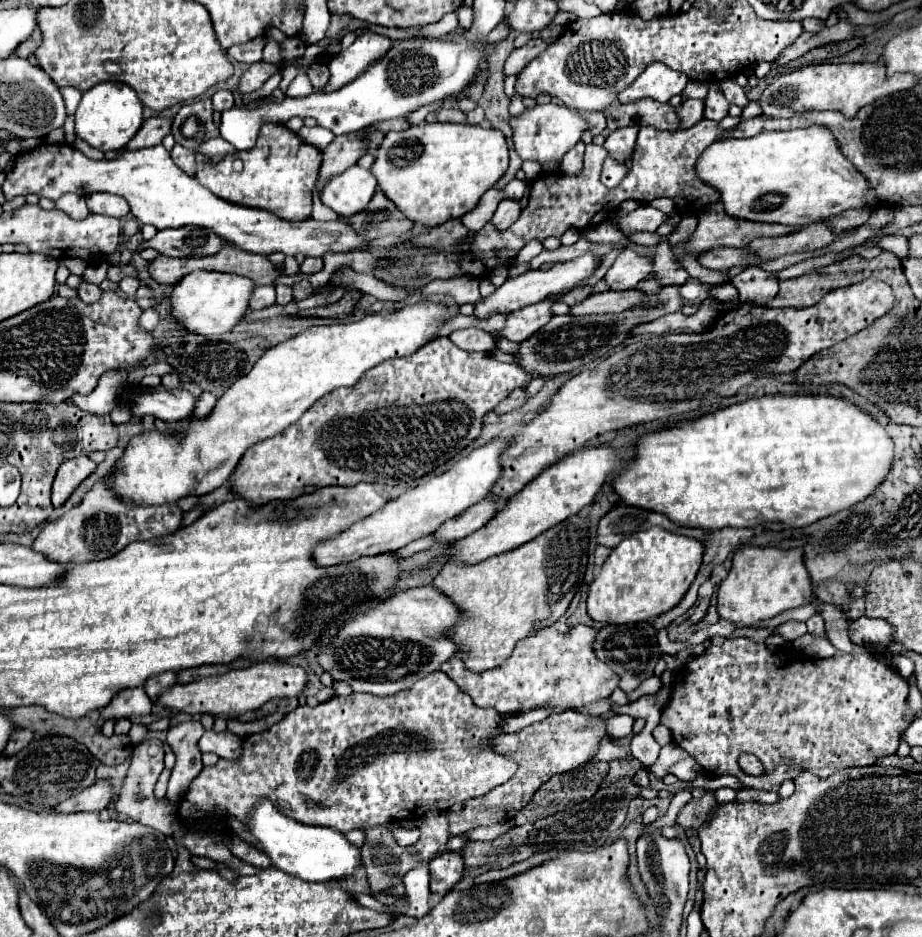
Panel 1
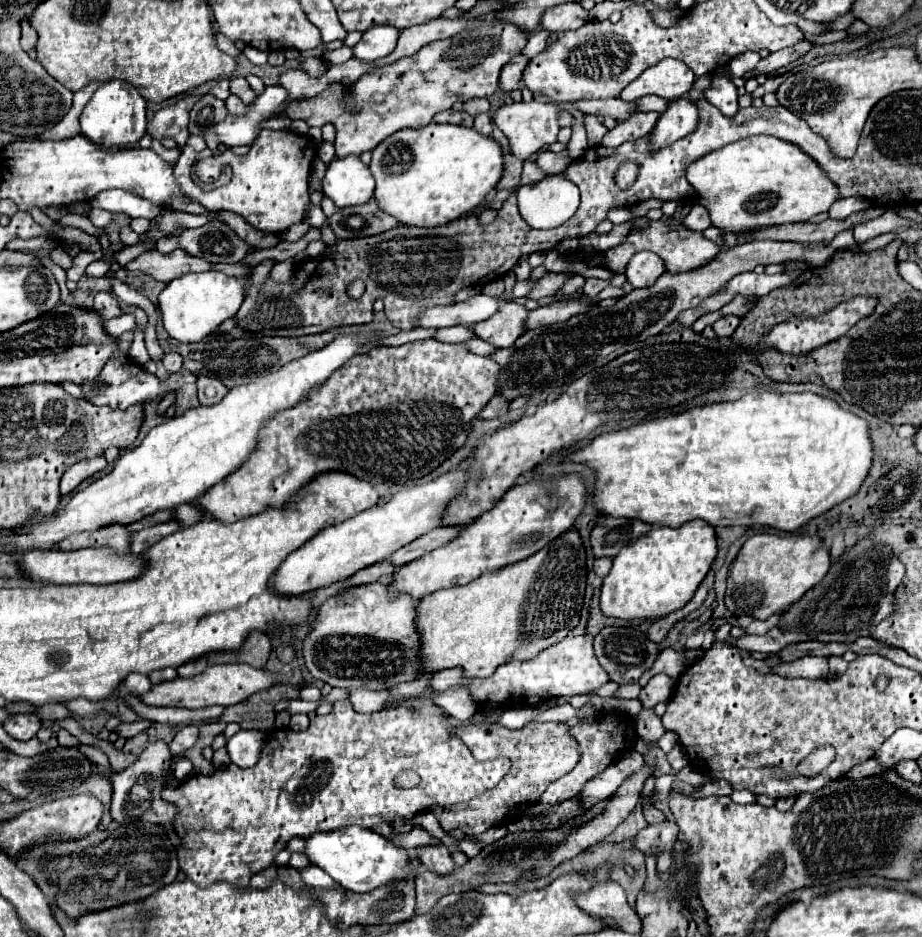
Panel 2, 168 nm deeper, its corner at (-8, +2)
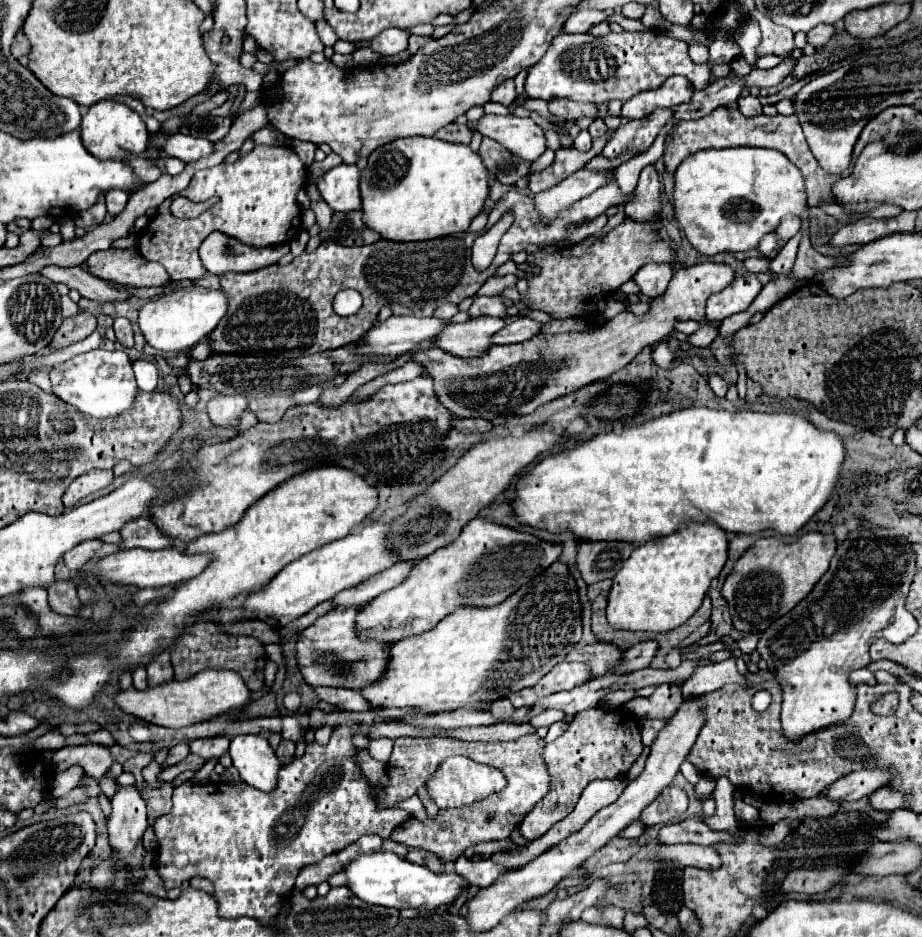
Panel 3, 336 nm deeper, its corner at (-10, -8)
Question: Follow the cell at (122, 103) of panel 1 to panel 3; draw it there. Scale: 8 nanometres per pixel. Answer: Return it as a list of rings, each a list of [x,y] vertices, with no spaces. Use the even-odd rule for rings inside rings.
[[[104,99],[90,105],[90,109],[82,117],[80,133],[84,147],[98,159],[124,159],[128,155],[140,155],[146,151],[150,137],[142,117],[114,99]]]

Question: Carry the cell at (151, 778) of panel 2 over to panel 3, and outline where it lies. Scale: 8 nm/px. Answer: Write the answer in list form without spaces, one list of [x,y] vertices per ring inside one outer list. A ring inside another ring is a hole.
[[[120,787],[110,799],[112,815],[108,819],[108,837],[112,849],[120,851],[120,859],[134,869],[134,879],[144,875],[140,871],[140,861],[144,857],[142,835],[148,829],[146,801],[140,791],[130,787]]]

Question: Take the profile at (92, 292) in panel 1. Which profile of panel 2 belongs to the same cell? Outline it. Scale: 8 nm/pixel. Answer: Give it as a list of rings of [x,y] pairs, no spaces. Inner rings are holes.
[[[102,291],[102,293],[96,295],[96,299],[94,299],[94,311],[102,319],[112,319],[112,317],[118,317],[122,313],[116,297],[112,293],[108,293],[108,291]]]

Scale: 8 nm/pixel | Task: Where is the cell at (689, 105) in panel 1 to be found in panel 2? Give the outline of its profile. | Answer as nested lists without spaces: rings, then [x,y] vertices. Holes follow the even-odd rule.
[[[686,97],[670,101],[668,109],[660,115],[650,135],[650,149],[656,151],[666,145],[672,145],[674,141],[692,133],[696,125],[698,125],[698,109],[694,101]]]

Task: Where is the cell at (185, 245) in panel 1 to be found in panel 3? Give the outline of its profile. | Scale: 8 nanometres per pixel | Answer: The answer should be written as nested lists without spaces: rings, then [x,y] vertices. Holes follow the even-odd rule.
[[[220,231],[210,233],[200,245],[200,259],[206,271],[224,275],[230,271],[256,271],[266,265],[278,263],[282,255],[290,251],[288,243],[270,245],[270,247],[250,247],[238,239],[224,235]]]

